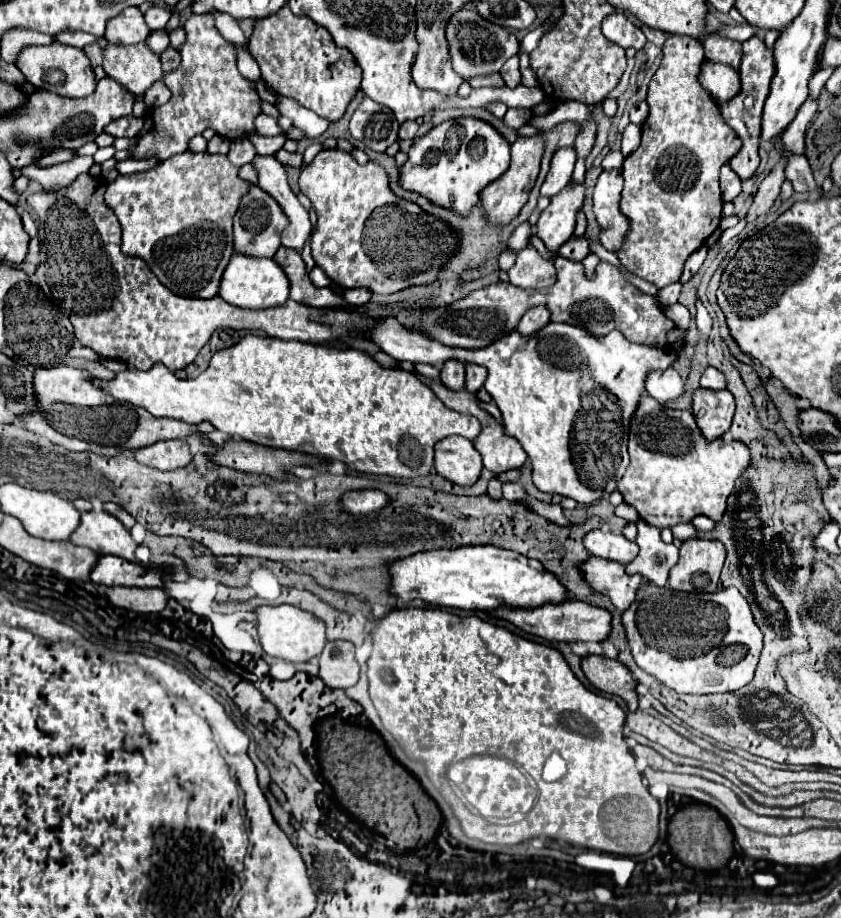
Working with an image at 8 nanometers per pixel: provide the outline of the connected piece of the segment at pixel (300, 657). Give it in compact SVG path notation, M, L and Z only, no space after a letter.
M279 604L279 606L259 606L255 614L259 642L269 656L283 658L289 662L307 662L309 658L321 654L325 646L325 622L315 618L311 612L305 612L291 604Z

